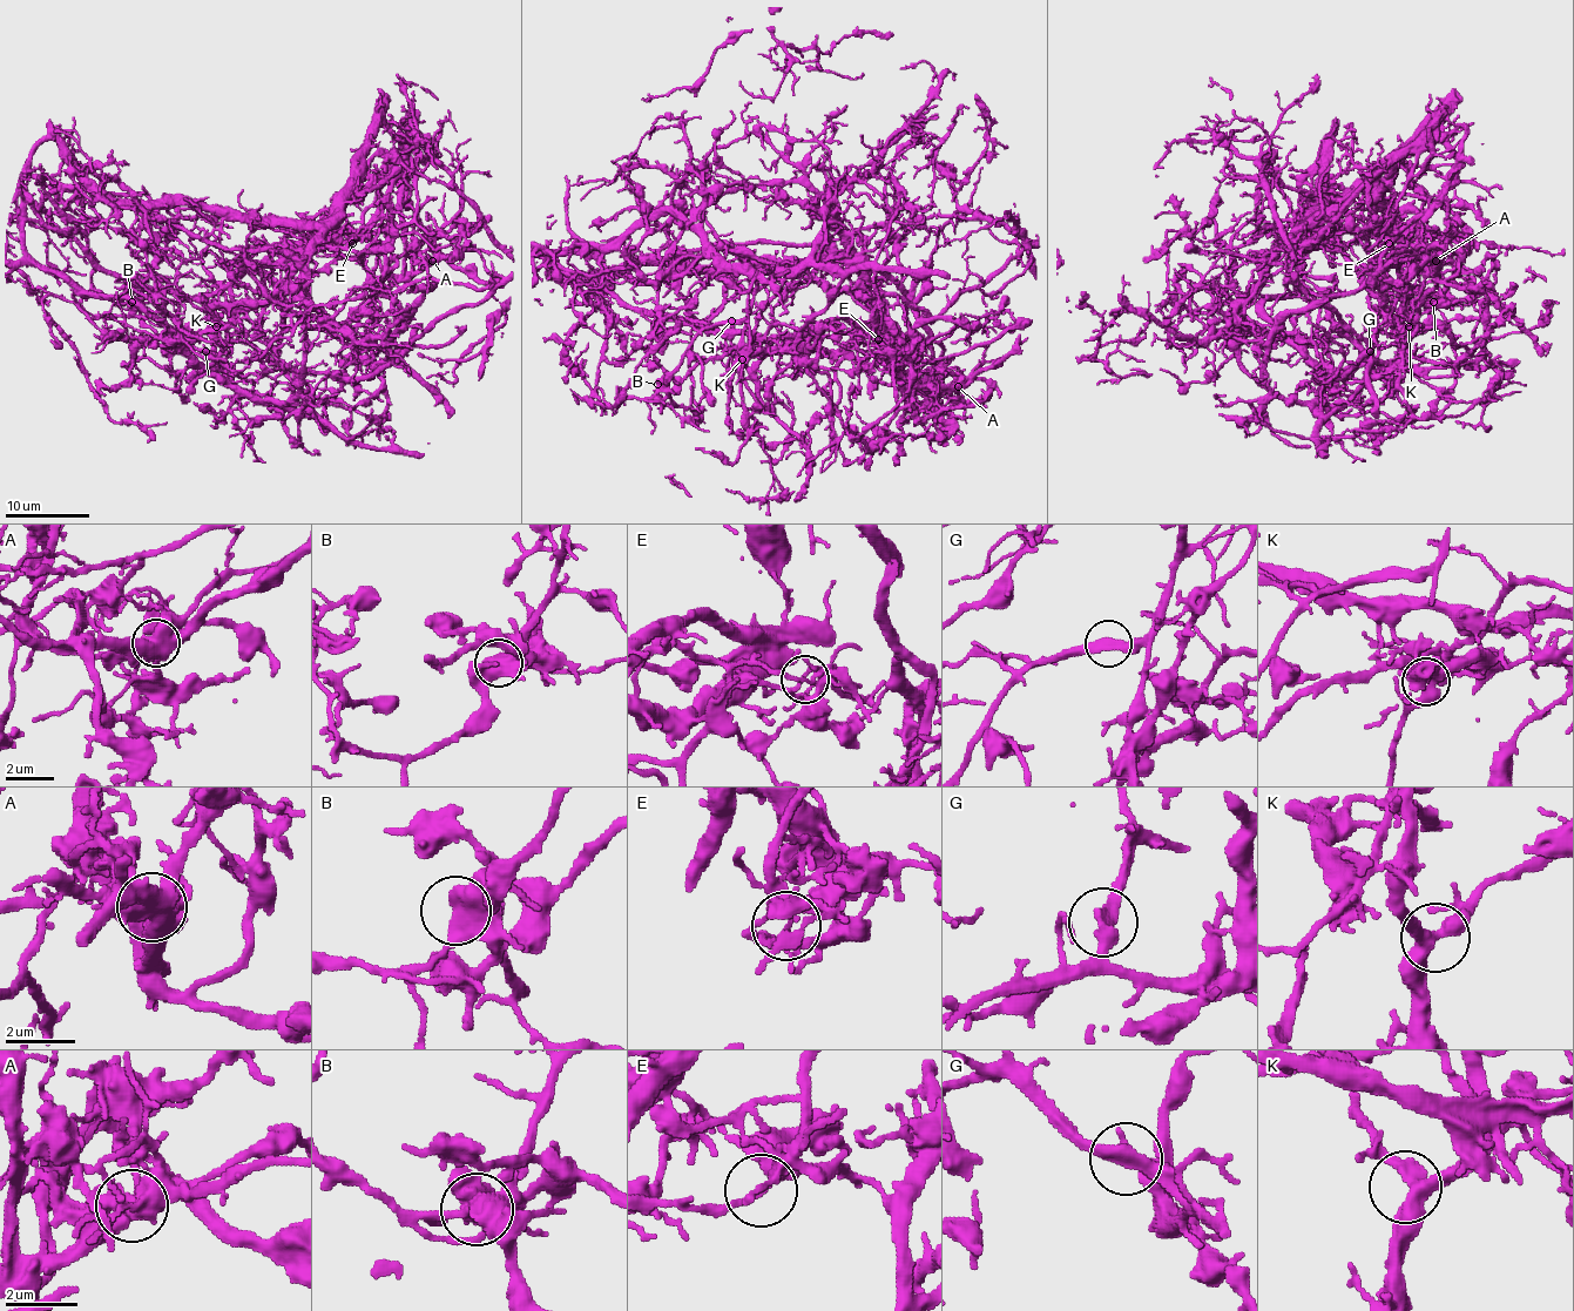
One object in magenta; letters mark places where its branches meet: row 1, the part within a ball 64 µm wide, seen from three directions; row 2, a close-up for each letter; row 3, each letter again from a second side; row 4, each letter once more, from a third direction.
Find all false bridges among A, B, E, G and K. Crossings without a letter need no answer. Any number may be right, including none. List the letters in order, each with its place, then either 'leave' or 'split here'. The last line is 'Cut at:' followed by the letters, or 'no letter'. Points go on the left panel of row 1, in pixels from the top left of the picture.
A: at (432, 261); split here
B: at (132, 302); leave
E: at (352, 243); split here
G: at (205, 351); split here
K: at (216, 326); leave
Cut at: A, E, G

